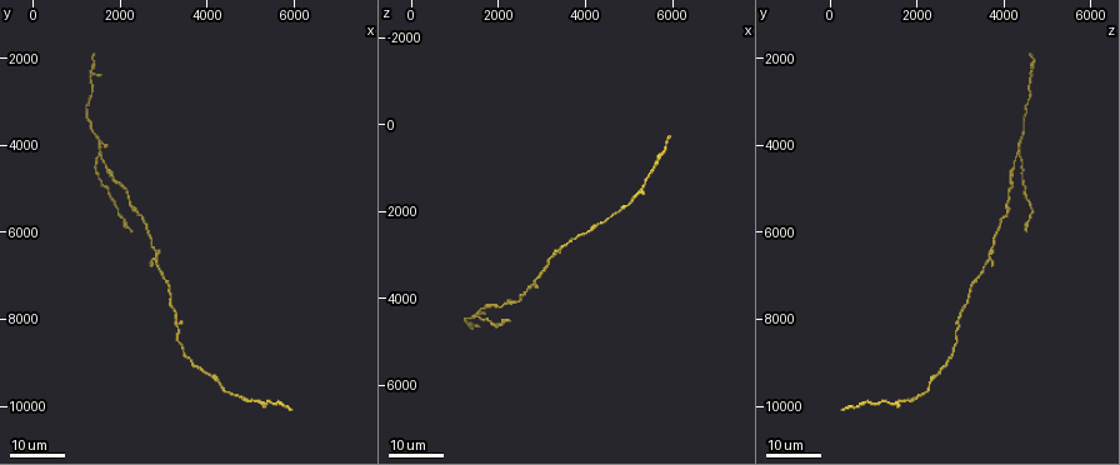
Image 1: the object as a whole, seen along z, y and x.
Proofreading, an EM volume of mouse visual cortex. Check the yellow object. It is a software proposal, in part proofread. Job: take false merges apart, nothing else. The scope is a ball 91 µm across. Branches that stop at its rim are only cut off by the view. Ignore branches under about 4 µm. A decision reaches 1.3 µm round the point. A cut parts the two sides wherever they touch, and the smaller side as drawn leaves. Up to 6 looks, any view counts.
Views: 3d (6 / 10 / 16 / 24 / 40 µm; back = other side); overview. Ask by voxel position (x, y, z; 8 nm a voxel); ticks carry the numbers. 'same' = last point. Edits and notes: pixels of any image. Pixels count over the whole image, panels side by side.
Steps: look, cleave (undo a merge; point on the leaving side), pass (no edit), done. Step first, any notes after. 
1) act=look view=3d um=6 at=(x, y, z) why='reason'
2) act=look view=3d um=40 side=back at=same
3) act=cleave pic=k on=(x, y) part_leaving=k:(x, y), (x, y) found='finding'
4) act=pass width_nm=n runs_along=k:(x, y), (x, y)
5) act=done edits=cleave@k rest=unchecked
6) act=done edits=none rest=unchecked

act=look view=3d um=16 at=(1500, 4250, 4350) why='branch point'

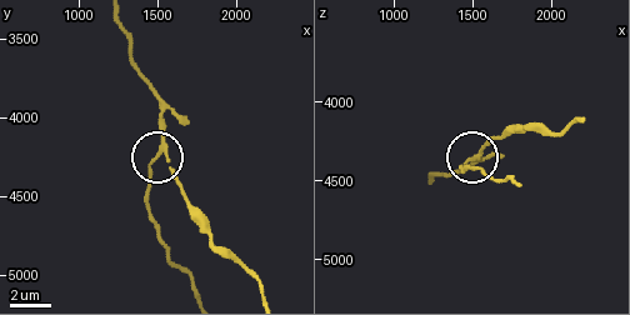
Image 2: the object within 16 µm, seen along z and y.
act=look view=3d um=10 at=(1540, 4220, 4340)

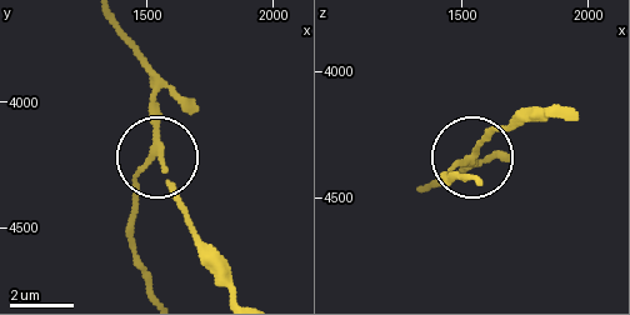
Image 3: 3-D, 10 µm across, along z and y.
act=cleave pic=3 on=(138, 175) width_nm=160 part_leaving=3:(156, 131), (156, 153), (131, 209), (131, 258), (148, 290) found='a second neuron is stuck on'

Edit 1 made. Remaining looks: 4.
act=look view=overview

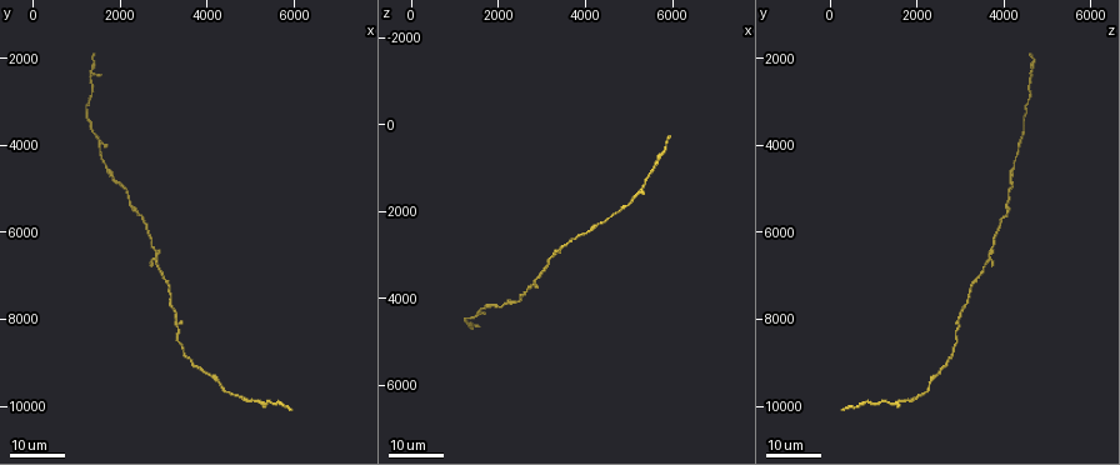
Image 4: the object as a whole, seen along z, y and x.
act=look view=3d um=16 at=(2050, 5000, 4150) why='calibre changes'

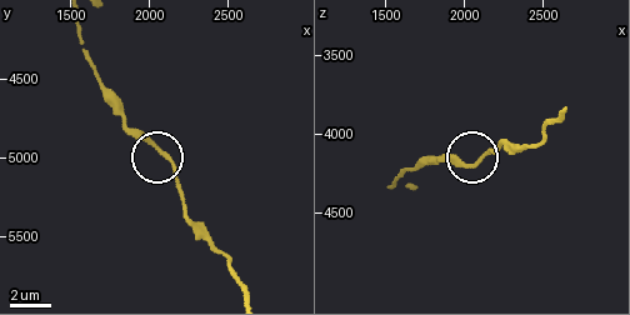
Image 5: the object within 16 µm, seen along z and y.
act=look view=3d um=6 at=(2100, 4980, 4180)

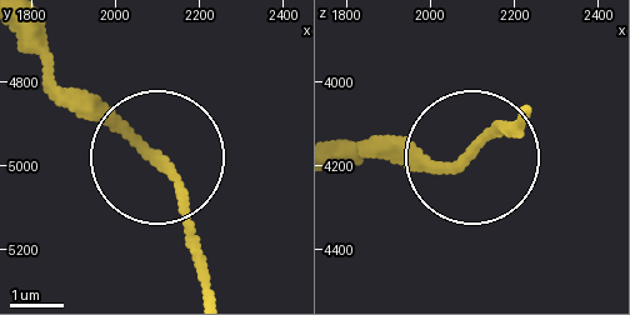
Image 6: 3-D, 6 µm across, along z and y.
act=pass width_nm=160 runs_along=6:(211, 288), (171, 168), (33, 50) found='all the same neuron'

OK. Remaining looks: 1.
act=done edits=cleave@3 rest=unchecked

